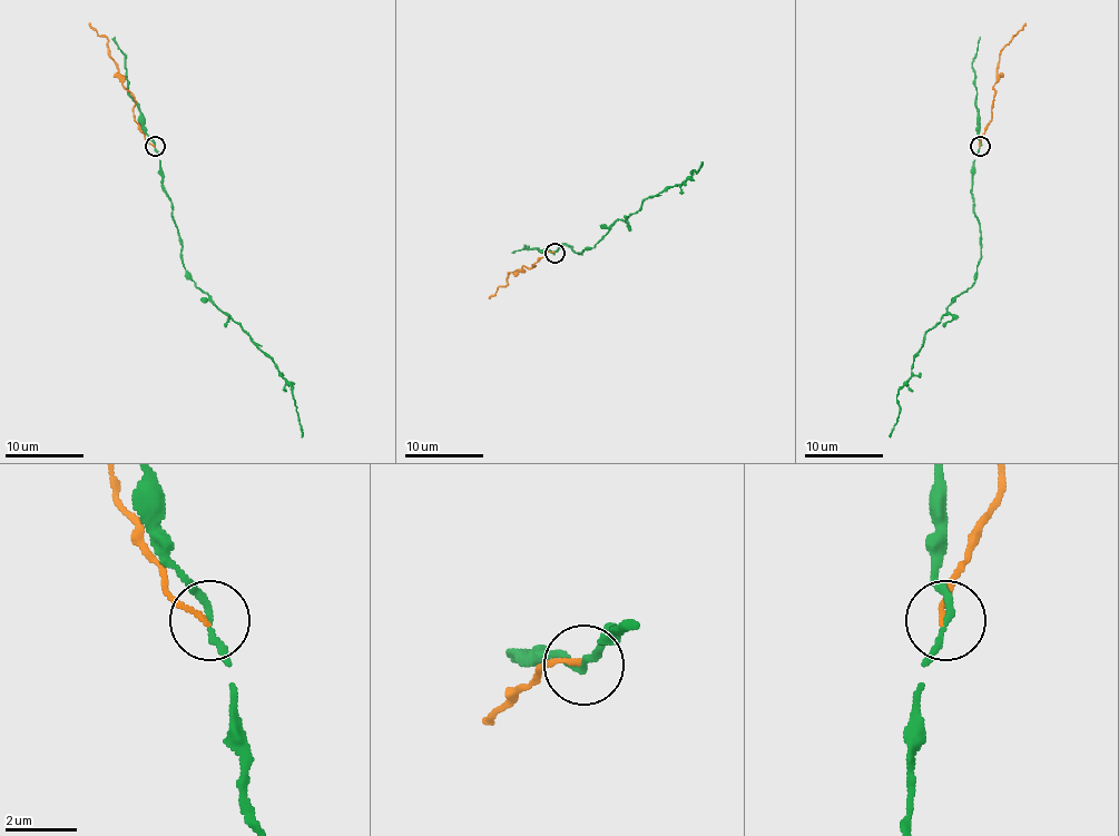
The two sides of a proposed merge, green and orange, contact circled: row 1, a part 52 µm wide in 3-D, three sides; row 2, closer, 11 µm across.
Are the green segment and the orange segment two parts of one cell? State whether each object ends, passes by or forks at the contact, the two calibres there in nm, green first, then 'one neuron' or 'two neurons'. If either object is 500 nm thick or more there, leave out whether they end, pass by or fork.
green passes by; orange ends there; 170 nm thick on the green side, 120 nm on the other; two neurons

